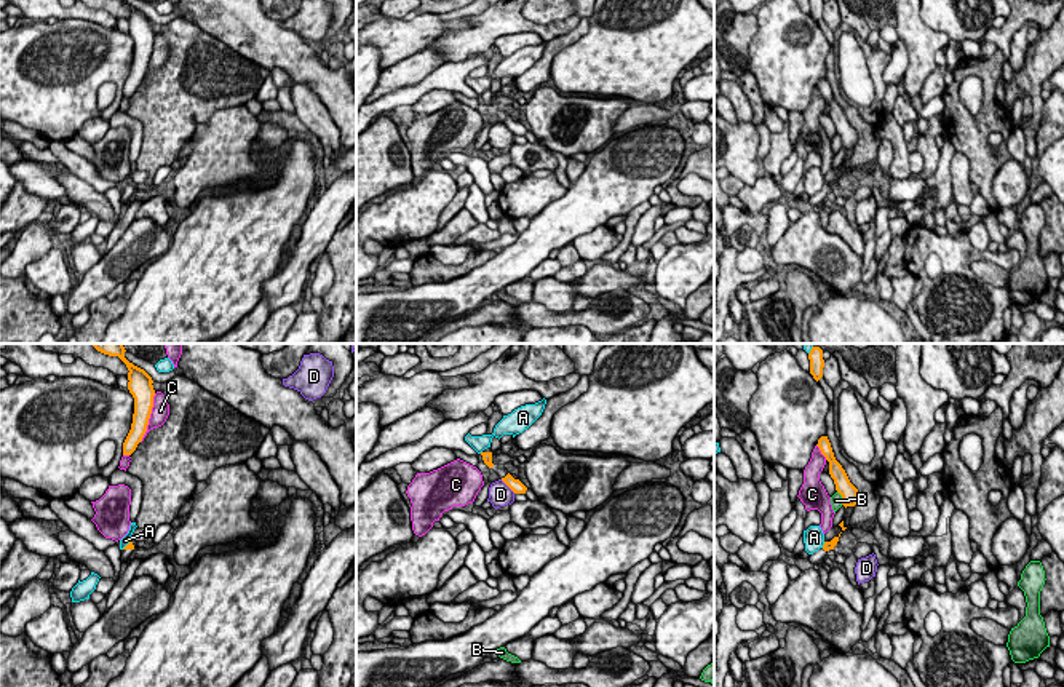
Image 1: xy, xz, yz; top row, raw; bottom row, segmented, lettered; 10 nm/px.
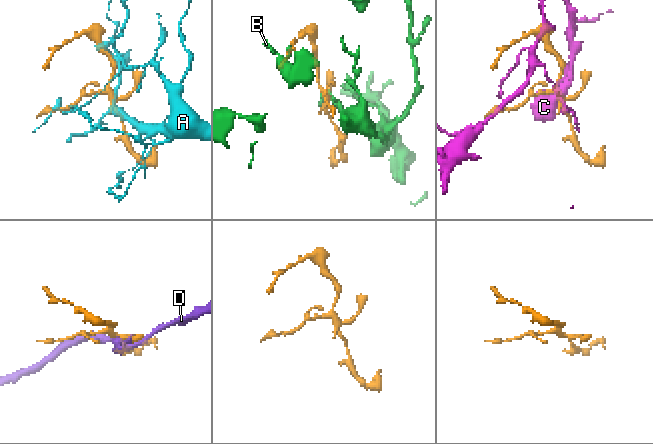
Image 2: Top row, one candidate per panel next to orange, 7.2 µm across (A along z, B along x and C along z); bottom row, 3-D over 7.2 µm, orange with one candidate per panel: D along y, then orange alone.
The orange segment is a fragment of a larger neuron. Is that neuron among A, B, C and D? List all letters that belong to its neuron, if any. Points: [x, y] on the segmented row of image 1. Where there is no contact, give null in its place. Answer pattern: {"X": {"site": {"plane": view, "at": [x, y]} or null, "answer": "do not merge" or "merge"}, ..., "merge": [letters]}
{"A": {"site": {"plane": "xy", "at": [127, 545]}, "answer": "do not merge"}, "B": {"site": {"plane": "yz", "at": [842, 497]}, "answer": "do not merge"}, "C": {"site": {"plane": "xy", "at": [149, 417]}, "answer": "do not merge"}, "D": {"site": {"plane": "xz", "at": [508, 486]}, "answer": "do not merge"}, "merge": []}

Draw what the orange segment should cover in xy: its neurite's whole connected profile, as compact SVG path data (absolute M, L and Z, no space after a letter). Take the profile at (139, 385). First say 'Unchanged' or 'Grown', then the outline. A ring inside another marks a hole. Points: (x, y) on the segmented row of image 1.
Unchanged. M93 344L93 347L109 356L118 356L128 367L128 390L134 398L134 414L131 430L123 443L123 455L131 455L142 441L153 407L153 380L141 367L125 358L123 344Z

